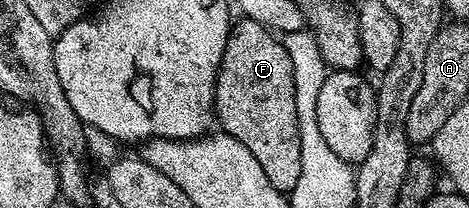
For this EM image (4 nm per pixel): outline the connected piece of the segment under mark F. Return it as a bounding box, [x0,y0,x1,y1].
[214,18,300,192]

